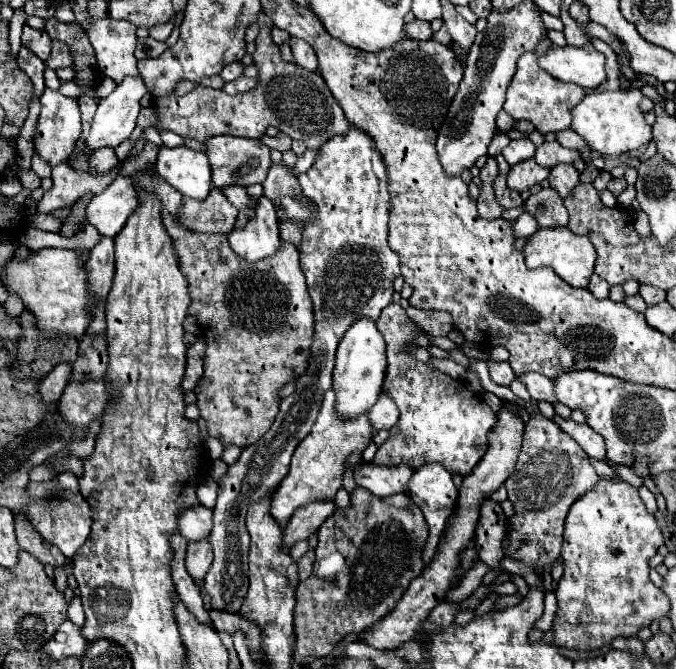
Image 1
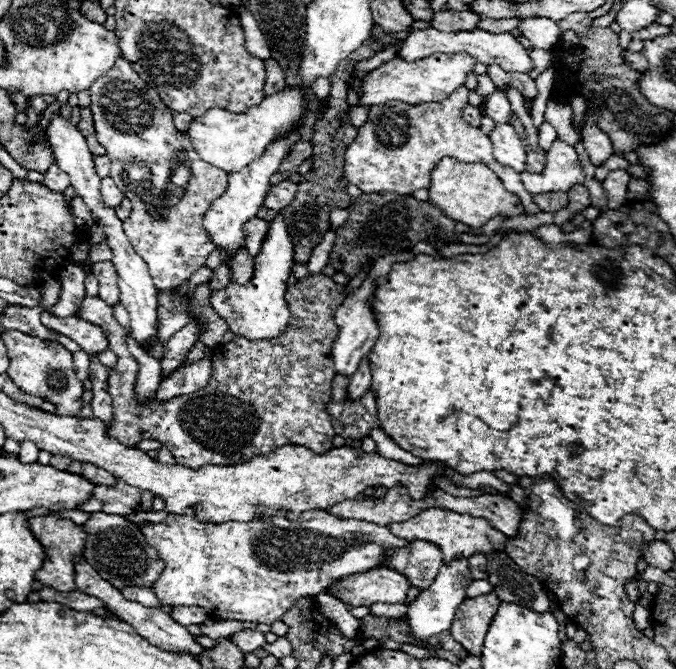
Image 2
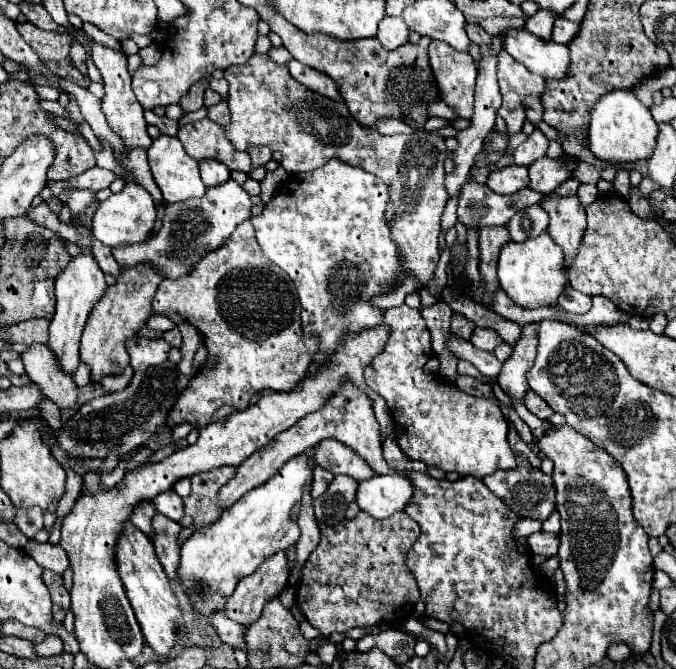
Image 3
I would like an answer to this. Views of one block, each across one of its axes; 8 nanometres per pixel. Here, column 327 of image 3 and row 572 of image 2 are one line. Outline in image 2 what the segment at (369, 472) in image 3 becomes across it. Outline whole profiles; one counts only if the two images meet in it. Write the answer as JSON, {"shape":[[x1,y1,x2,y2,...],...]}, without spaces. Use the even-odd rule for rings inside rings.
{"shape":[[454,560,450,566,440,568,434,584,428,590,422,590,416,600,406,604,408,606,406,624,410,626,410,634,414,636,414,640,418,644,426,642,428,638,450,628,450,624,454,620,454,612,462,604,462,600,466,598,466,590,470,586,470,582,472,582,472,576,470,576,468,562,466,560]]}

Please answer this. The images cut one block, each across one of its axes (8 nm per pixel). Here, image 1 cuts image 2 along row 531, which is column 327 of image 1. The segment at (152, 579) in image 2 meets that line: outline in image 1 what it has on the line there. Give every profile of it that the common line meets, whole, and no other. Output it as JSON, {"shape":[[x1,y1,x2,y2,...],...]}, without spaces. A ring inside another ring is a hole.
{"shape":[[262,10,258,14,258,38,255,40,256,51,252,54,253,62,260,68,258,86,242,94,226,94,224,90,196,86,184,96,170,92,168,96,154,98,156,124,158,132,170,130,182,138,192,138,206,142,212,136,230,134,240,138,262,138,268,126,276,126,280,132,286,132,294,140,304,140,308,148,320,148,326,140,336,134,346,134,348,120,338,106,336,98,328,90,324,78,318,72,290,64,280,56,280,48,272,42,272,20]]}

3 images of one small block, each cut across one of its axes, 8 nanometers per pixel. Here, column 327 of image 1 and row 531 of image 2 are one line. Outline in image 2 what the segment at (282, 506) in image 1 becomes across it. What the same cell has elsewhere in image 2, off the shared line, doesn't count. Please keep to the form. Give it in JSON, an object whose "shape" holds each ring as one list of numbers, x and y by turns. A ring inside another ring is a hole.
{"shape":[[428,508,416,514,414,518,406,522,394,522,390,524,392,534,404,538,404,540,430,540,436,544,444,554,444,564,456,560,456,558,470,558,476,552,484,556,494,556,496,552,504,552,504,546,508,542,508,536,504,536,500,530,492,528,484,518,474,518,470,514,458,514,444,508]]}

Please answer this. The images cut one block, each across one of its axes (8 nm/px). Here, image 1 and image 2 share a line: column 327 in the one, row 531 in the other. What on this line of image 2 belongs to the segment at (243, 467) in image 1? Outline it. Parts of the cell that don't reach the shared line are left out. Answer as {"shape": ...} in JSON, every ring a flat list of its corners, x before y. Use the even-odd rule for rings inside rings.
{"shape":[[312,510,300,514,296,520,288,520,282,512,264,520,252,522,224,522,224,524,202,524,194,520,192,512,168,514,160,524,144,524,142,534,150,546,154,546,160,558,166,562,166,570,156,582,156,596,168,606,202,606,208,614,220,620,240,620,274,624,286,610,302,596,316,596,326,592,328,584,336,578,366,572,382,566,384,554,394,548,404,548,408,542,394,536,388,526,360,522,360,520,338,520,326,510]]}

